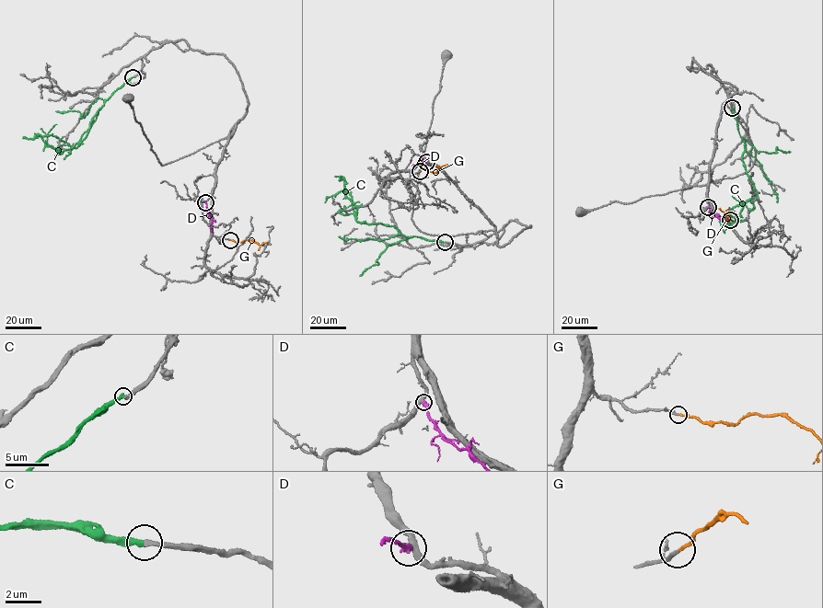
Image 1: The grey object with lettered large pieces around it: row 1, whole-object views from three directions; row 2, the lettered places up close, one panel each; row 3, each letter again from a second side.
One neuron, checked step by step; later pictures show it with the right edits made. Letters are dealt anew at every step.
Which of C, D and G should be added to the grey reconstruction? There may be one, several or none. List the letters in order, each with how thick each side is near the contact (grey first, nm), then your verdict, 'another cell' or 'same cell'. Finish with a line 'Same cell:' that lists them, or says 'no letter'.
C: calibres 240 and 340 nm; another cell
D: calibres 360 and 400 nm; another cell
G: calibres 200 and 150 nm; same cell
Same cell: G

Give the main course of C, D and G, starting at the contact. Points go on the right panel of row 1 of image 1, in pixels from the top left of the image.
C: (732, 108), (745, 145), (742, 159), (746, 173), (757, 193), (743, 204), (736, 221), (722, 227), (721, 222)
D: (708, 207), (712, 214), (725, 223)
G: (730, 220), (726, 219), (727, 210), (724, 212), (720, 208)

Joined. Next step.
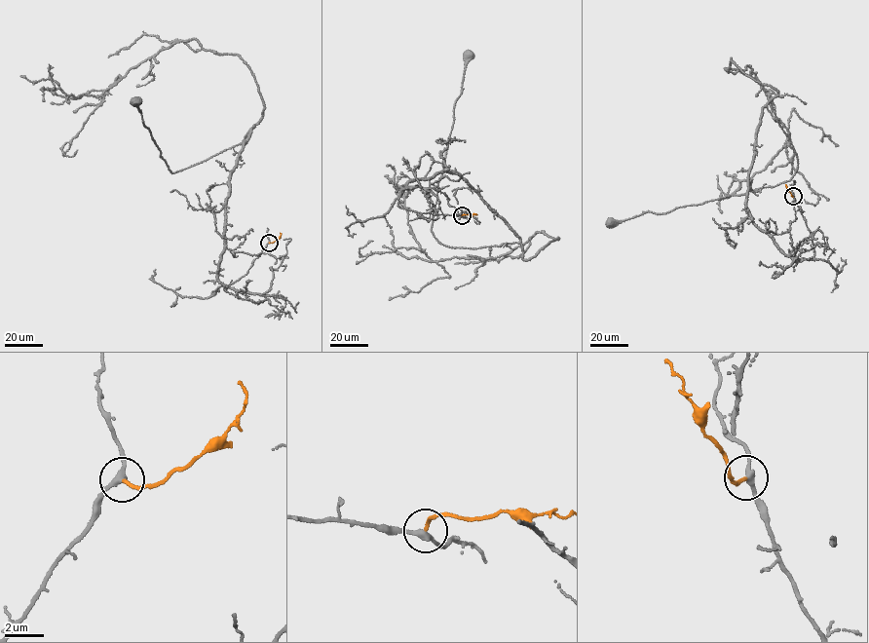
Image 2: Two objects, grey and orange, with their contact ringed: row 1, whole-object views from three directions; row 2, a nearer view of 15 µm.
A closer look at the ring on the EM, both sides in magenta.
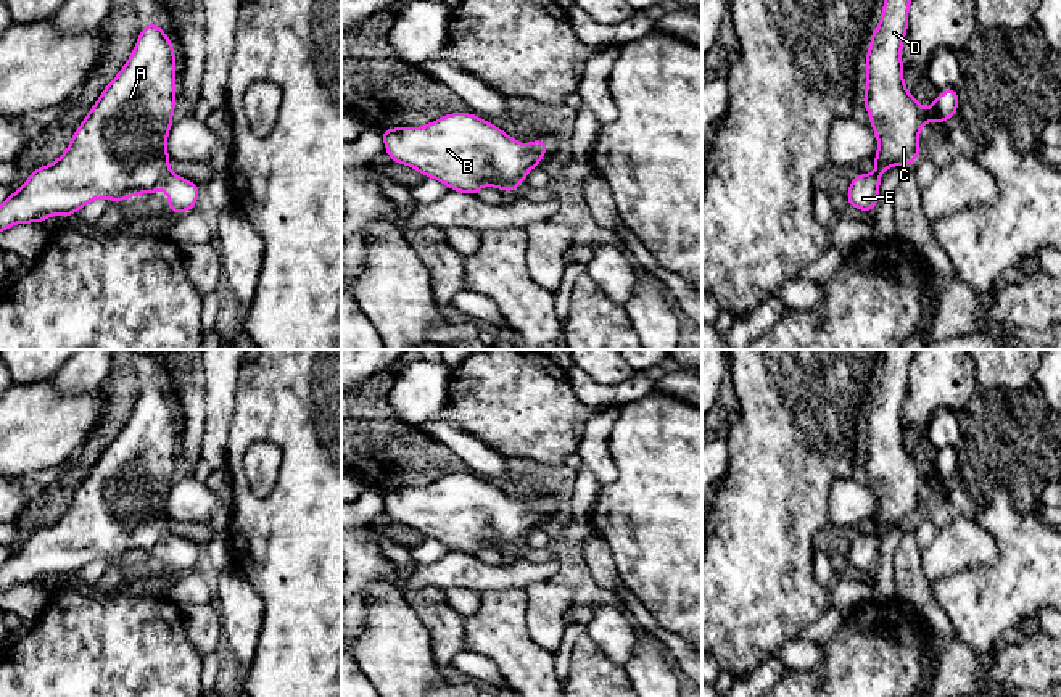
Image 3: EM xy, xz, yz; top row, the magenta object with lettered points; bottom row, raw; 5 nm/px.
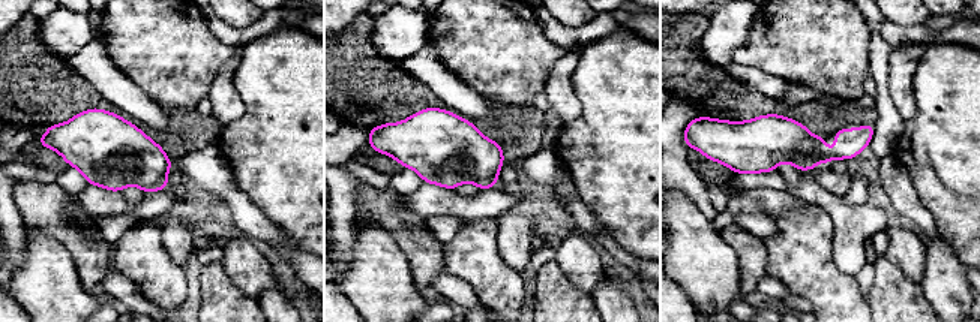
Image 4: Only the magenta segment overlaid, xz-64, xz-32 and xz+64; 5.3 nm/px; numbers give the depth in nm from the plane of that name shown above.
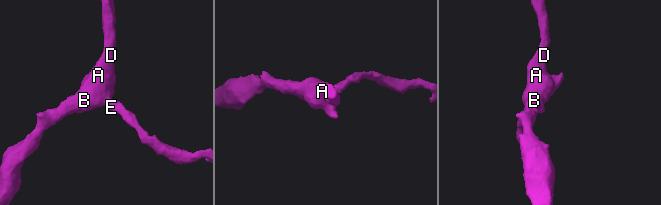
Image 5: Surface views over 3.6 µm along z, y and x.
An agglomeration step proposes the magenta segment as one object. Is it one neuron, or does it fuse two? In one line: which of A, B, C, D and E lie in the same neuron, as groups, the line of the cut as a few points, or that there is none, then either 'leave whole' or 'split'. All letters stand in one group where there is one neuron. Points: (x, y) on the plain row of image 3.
groups A B C D E; cut none; leave whole

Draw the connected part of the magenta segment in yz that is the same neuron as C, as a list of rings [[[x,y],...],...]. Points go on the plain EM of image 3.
[[[884,349],[884,372],[877,390],[871,394],[871,406],[866,414],[866,456],[860,459],[869,473],[869,485],[877,497],[877,513],[873,518],[877,530],[871,534],[858,534],[852,539],[847,560],[848,567],[871,573],[877,565],[879,542],[886,530],[892,526],[910,526],[919,513],[918,494],[926,481],[937,486],[940,481],[948,481],[958,473],[956,447],[947,449],[924,473],[919,460],[911,457],[903,444],[902,406],[908,388],[908,369],[916,349]]]

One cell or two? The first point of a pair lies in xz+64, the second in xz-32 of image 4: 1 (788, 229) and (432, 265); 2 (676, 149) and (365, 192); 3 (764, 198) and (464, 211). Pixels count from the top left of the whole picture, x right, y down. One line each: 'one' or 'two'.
1: two
2: two
3: one

